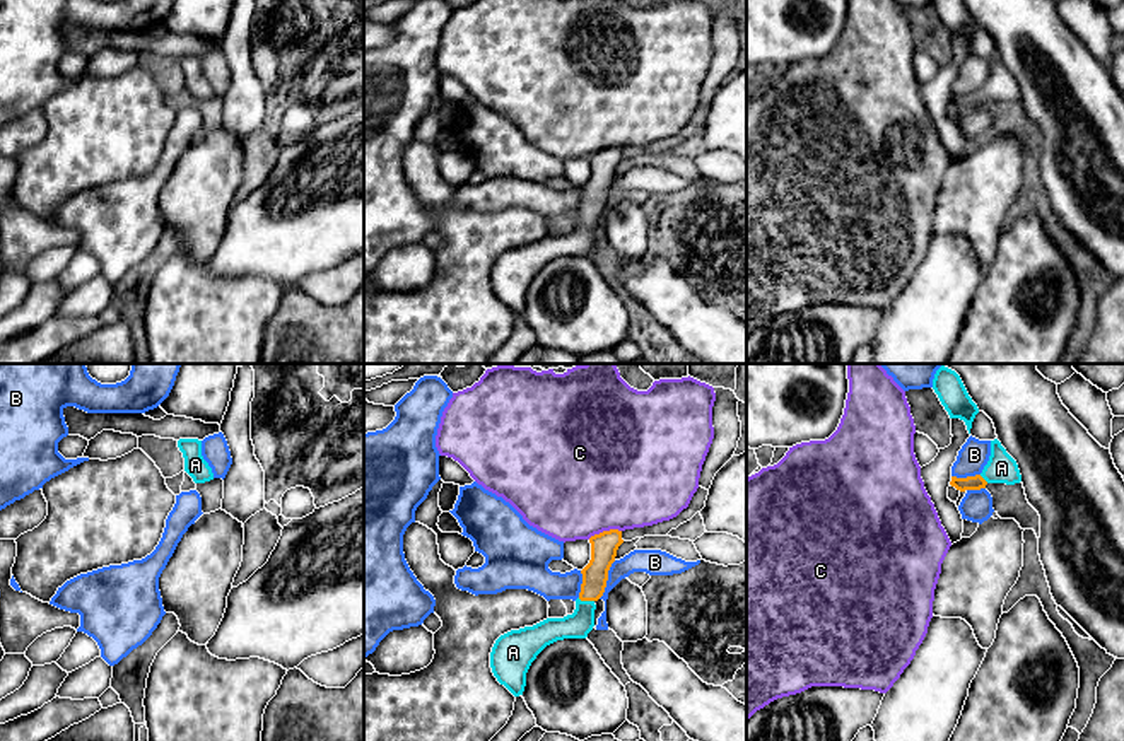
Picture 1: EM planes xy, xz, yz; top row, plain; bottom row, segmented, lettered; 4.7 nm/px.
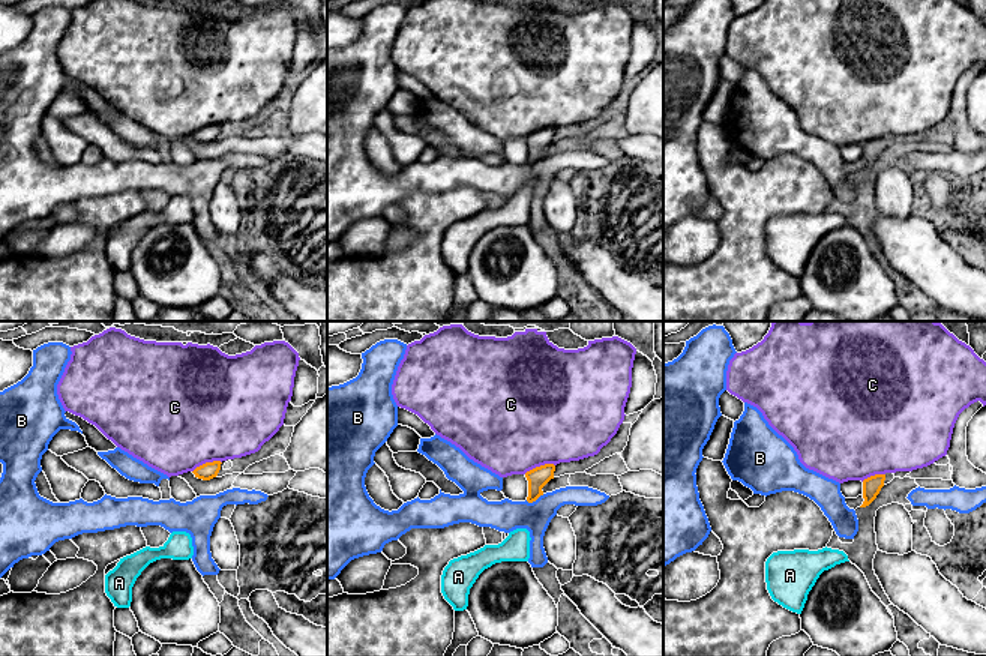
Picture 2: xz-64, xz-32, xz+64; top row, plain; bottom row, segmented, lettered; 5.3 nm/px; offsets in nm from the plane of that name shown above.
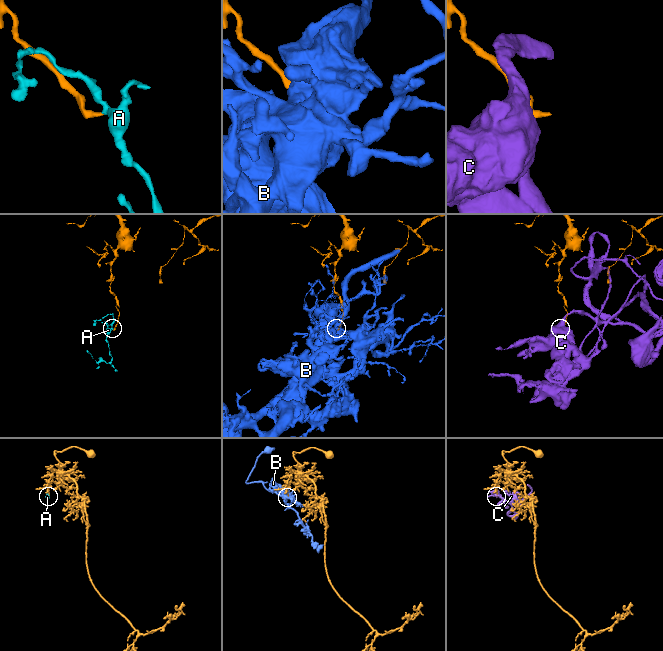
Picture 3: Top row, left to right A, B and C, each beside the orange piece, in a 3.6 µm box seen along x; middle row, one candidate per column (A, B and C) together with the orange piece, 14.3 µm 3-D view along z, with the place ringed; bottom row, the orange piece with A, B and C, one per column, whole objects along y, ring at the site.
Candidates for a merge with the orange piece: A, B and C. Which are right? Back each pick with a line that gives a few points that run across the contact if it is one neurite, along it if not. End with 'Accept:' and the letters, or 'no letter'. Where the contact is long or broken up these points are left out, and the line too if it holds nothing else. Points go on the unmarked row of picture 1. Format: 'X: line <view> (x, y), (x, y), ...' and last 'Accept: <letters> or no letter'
A: line xz (603, 168), (586, 217), (579, 241)
Accept: A

